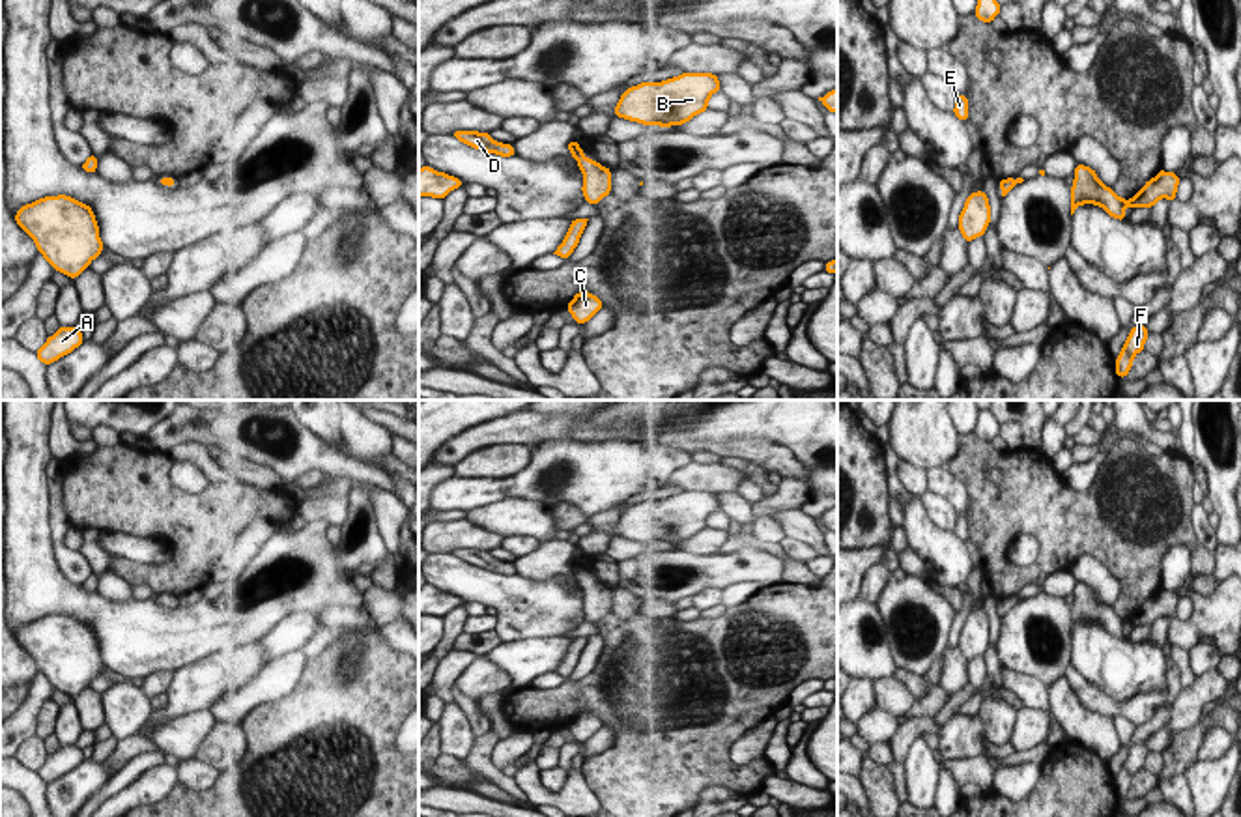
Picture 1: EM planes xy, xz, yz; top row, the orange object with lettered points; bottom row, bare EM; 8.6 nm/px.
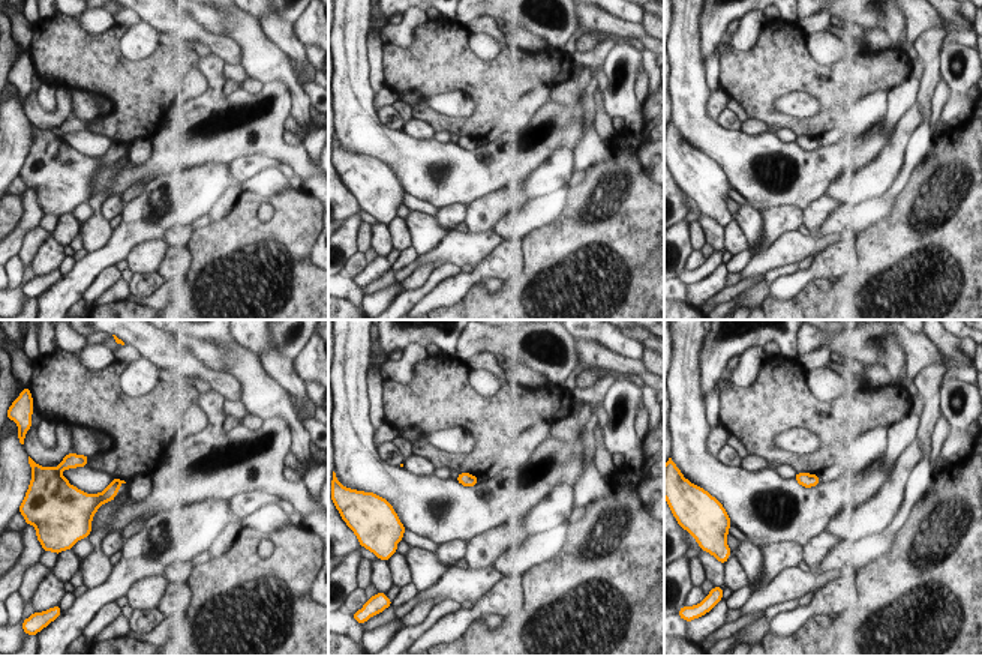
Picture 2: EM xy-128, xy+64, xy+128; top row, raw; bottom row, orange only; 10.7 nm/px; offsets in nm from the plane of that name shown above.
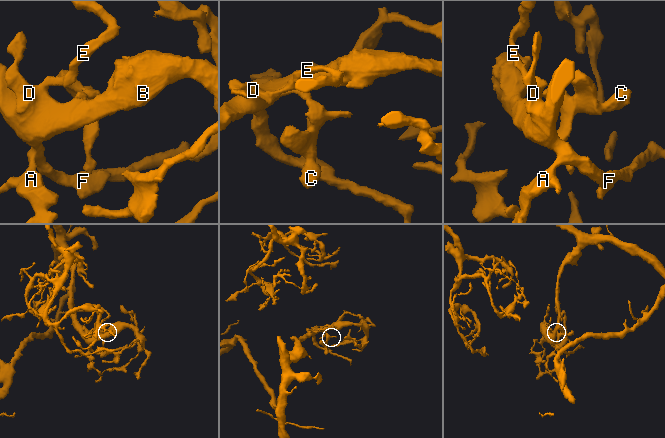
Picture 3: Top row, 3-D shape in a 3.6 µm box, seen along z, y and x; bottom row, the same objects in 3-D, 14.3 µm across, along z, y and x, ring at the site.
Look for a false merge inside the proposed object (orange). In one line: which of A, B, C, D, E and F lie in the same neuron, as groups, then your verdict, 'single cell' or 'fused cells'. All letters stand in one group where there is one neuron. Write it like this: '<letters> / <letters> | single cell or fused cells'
A B C D E F | single cell

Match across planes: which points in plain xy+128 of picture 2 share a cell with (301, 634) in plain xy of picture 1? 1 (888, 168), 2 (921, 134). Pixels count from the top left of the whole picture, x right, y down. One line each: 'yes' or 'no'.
1: yes
2: no

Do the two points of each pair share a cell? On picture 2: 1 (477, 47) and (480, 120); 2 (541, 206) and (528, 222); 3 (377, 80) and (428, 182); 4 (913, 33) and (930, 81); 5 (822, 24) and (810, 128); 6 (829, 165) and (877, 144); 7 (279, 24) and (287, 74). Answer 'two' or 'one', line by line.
1: two
2: one
3: two
4: two
5: two
6: one
7: two

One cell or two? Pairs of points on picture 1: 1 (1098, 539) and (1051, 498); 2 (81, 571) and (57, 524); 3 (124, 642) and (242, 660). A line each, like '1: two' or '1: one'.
1: one
2: one
3: two

